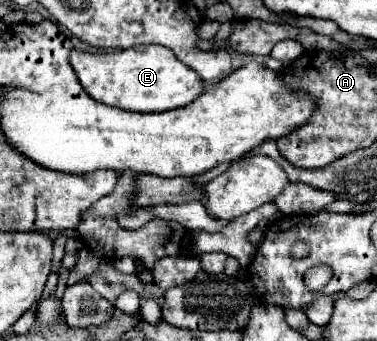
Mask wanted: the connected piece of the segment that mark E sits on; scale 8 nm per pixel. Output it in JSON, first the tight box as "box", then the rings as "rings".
{"box":[71,46,205,112],"rings":[[[135,46],[115,54],[87,54],[75,50],[71,64],[81,86],[93,100],[129,112],[167,112],[183,108],[205,90],[201,76],[193,74],[193,70],[179,62],[173,50],[165,46]]]}

